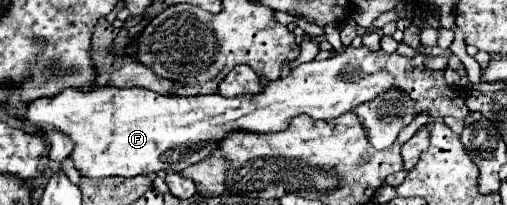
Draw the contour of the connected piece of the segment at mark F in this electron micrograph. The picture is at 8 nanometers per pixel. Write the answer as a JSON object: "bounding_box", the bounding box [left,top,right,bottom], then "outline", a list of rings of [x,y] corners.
{"bounding_box":[17,46,471,178],"outline":[[[365,46],[361,48],[345,48],[337,52],[337,56],[327,60],[313,60],[307,64],[297,66],[291,70],[287,78],[279,78],[275,82],[269,82],[261,94],[257,96],[237,96],[237,98],[225,98],[221,94],[209,94],[209,96],[173,96],[173,94],[157,94],[145,88],[115,88],[115,86],[101,86],[95,90],[75,90],[67,88],[57,96],[51,98],[37,98],[35,102],[27,104],[27,112],[23,118],[17,118],[17,122],[25,128],[43,130],[43,126],[57,128],[59,132],[67,134],[75,142],[75,150],[71,152],[69,160],[73,160],[75,168],[81,176],[89,178],[103,178],[103,176],[137,176],[137,174],[151,174],[151,172],[181,172],[183,168],[207,158],[217,142],[233,130],[247,130],[247,132],[279,132],[283,130],[291,118],[299,114],[307,114],[315,120],[331,120],[339,114],[349,112],[351,108],[373,100],[377,94],[389,90],[391,86],[397,86],[405,90],[417,104],[415,112],[429,112],[433,118],[443,116],[455,116],[465,118],[471,110],[465,104],[467,90],[465,88],[453,88],[447,86],[443,80],[443,70],[429,70],[425,68],[425,56],[417,54],[413,60],[399,56],[397,52],[385,54],[369,52]]]}

